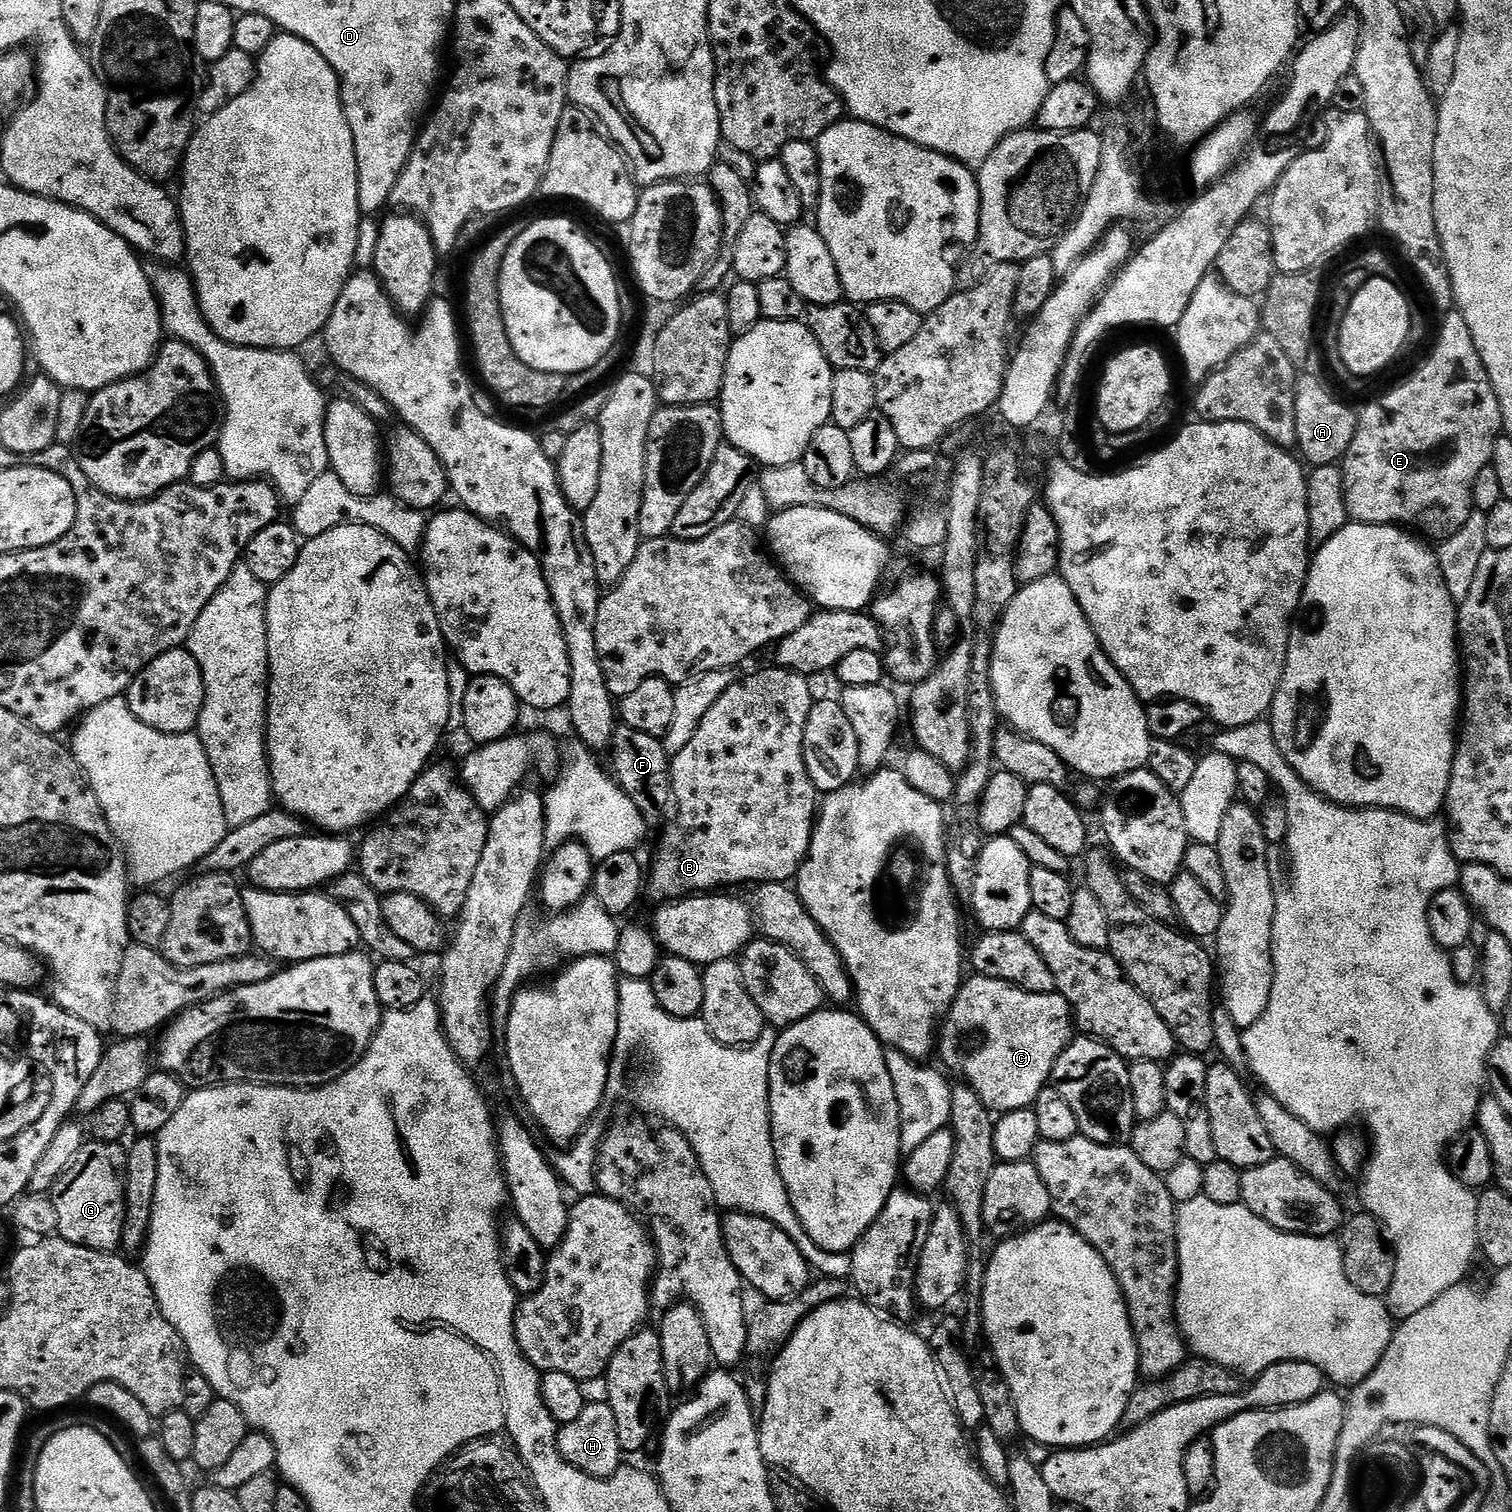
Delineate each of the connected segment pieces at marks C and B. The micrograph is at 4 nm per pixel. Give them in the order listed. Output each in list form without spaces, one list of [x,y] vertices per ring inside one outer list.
[[[973,975],[961,983],[952,1009],[939,1025],[938,1057],[953,1077],[960,1076],[956,1078],[976,1091],[989,1110],[1003,1114],[1035,1105],[1041,1090],[1049,1087],[1054,1062],[1073,1038],[1072,1007],[1059,992],[1034,994]]]
[[[771,666],[756,672],[753,676],[738,678],[728,687],[726,694],[706,710],[706,718],[694,730],[694,738],[682,746],[682,750],[671,757],[672,769],[672,799],[674,801],[674,816],[676,812],[676,825],[673,828],[665,827],[664,841],[656,852],[656,857],[650,864],[650,875],[646,880],[646,888],[656,902],[671,902],[681,899],[689,894],[712,894],[717,890],[724,890],[727,884],[752,884],[757,882],[788,882],[808,859],[810,842],[812,841],[812,829],[818,816],[818,790],[806,770],[804,761],[804,735],[806,734],[806,722],[810,718],[810,710],[813,702],[810,698],[810,686],[807,676],[801,676],[798,672],[791,672],[789,668]]]

